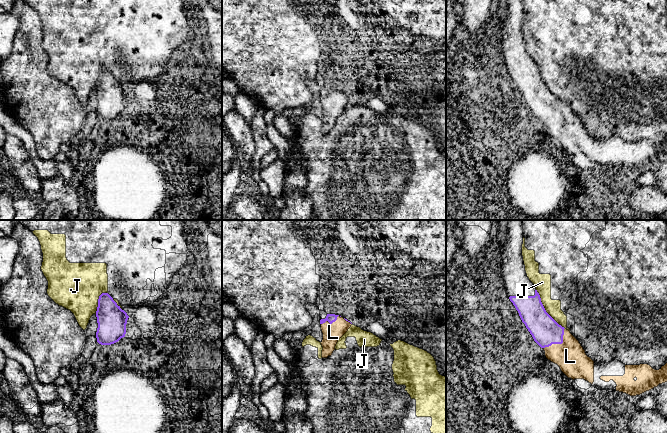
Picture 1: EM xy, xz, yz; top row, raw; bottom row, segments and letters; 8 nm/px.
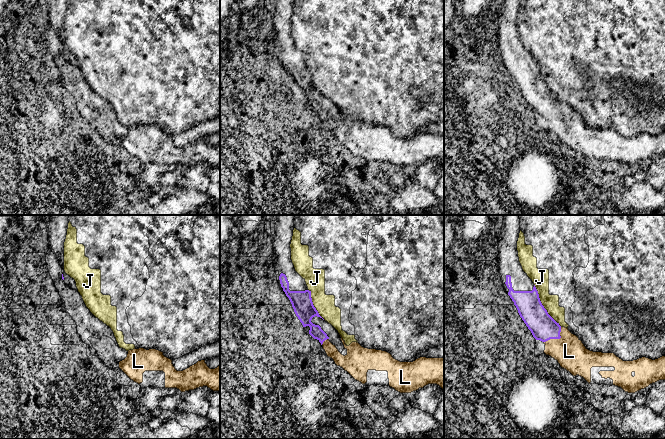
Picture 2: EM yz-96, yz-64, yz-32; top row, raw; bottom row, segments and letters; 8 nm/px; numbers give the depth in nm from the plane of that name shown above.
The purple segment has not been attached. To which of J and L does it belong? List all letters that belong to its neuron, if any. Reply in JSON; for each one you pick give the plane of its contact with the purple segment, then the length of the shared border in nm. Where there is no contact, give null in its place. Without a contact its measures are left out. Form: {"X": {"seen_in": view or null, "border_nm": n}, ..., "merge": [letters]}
{"L": {"seen_in": "yz", "border_nm": 240}, "merge": ["L"]}

